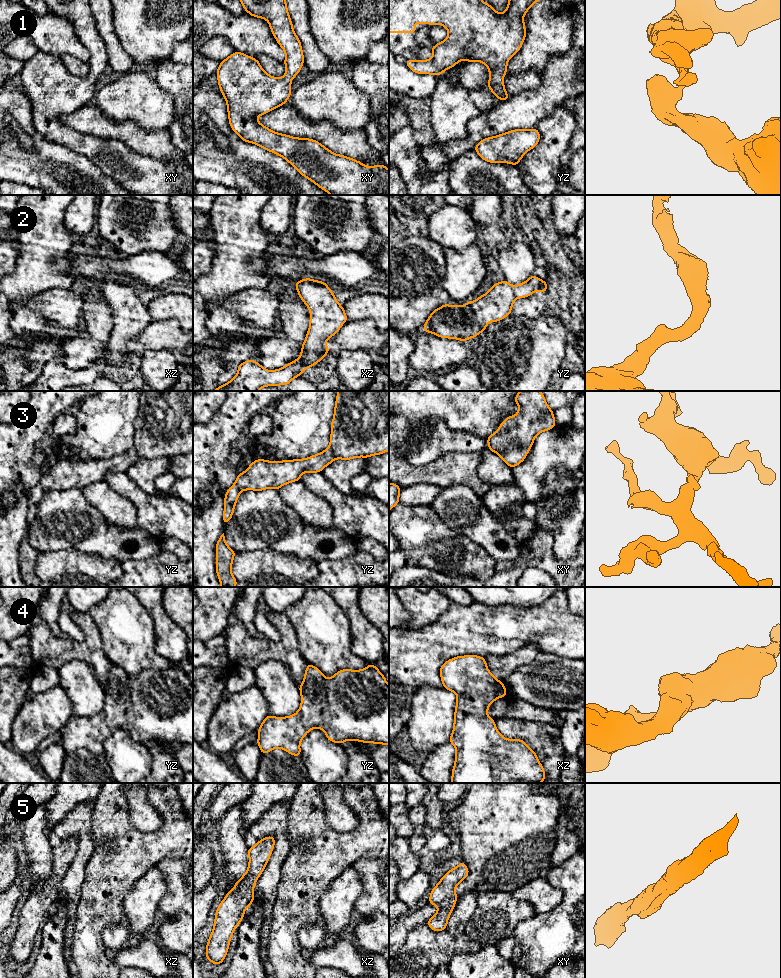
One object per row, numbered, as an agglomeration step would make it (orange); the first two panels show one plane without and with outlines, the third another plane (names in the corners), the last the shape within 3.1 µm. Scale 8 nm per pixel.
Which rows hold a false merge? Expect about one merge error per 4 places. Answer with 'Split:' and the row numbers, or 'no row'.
Split: no row

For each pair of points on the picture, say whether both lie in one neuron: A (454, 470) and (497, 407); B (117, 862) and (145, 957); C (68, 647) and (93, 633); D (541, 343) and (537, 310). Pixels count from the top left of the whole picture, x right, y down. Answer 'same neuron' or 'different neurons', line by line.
A: different neurons
B: different neurons
C: same neuron
D: different neurons

